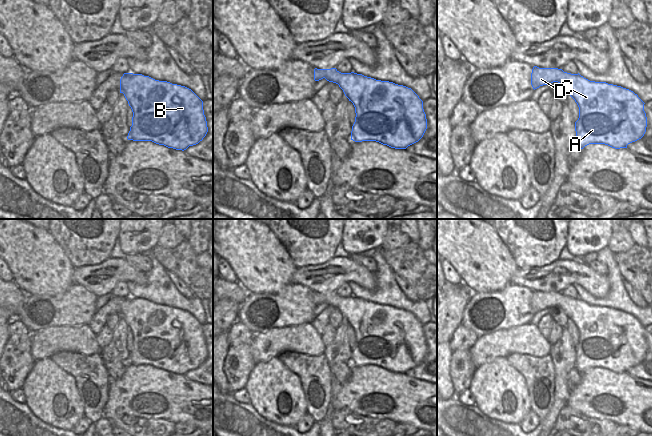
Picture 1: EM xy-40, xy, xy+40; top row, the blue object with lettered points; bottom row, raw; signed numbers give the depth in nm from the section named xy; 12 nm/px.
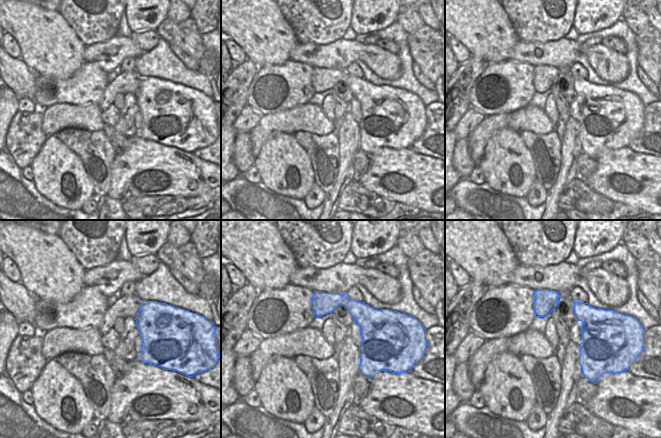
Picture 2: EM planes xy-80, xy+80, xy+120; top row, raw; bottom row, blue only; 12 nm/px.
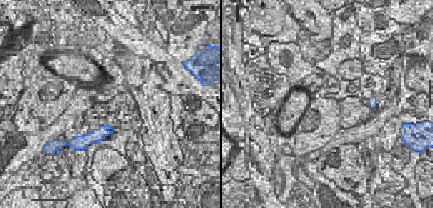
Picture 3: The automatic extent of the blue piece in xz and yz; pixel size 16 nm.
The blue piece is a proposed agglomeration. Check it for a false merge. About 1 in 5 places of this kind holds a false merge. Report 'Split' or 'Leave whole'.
Leave whole.

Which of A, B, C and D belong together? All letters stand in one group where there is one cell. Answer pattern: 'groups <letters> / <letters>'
groups A B C D

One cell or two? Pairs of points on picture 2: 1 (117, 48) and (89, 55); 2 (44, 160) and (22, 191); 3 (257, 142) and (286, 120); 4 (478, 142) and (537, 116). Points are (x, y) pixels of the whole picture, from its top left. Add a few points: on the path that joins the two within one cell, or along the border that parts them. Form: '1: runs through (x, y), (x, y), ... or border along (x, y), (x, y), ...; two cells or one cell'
1: runs through (110, 52), (96, 53); one cell
2: border along (32, 180), (35, 188), (47, 199); two cells
3: runs through (263, 134), (275, 122), (278, 122); one cell
4: runs through (491, 127), (497, 121), (522, 119); one cell

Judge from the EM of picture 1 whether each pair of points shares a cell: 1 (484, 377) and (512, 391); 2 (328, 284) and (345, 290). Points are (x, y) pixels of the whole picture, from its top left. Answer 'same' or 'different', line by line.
1: same
2: different

